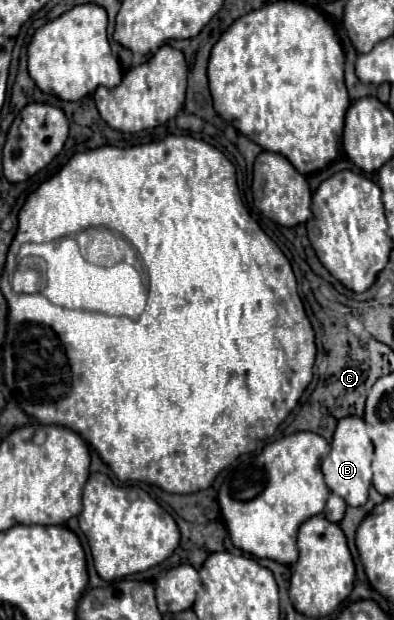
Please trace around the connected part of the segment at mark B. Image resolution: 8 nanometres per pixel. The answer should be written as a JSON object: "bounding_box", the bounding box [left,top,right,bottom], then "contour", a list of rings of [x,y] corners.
{"bounding_box":[321,417,373,507],"contour":[[[343,417],[333,433],[331,453],[323,459],[321,471],[325,475],[327,487],[345,499],[347,505],[359,507],[367,501],[369,485],[371,485],[371,459],[373,459],[373,443],[367,435],[367,425],[361,417]]]}

